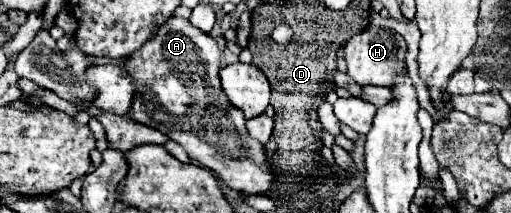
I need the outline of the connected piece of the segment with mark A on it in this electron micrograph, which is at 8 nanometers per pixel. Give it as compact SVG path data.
M170 18L170 22L166 22L166 26L162 26L162 30L158 30L158 34L146 42L142 50L138 50L138 54L132 54L126 60L126 70L136 86L136 96L128 116L178 142L188 152L192 162L214 172L228 188L246 196L268 196L274 190L274 168L264 154L264 146L250 138L244 124L244 114L234 110L222 94L222 86L218 84L220 56L222 52L212 36L200 32L184 18Z

